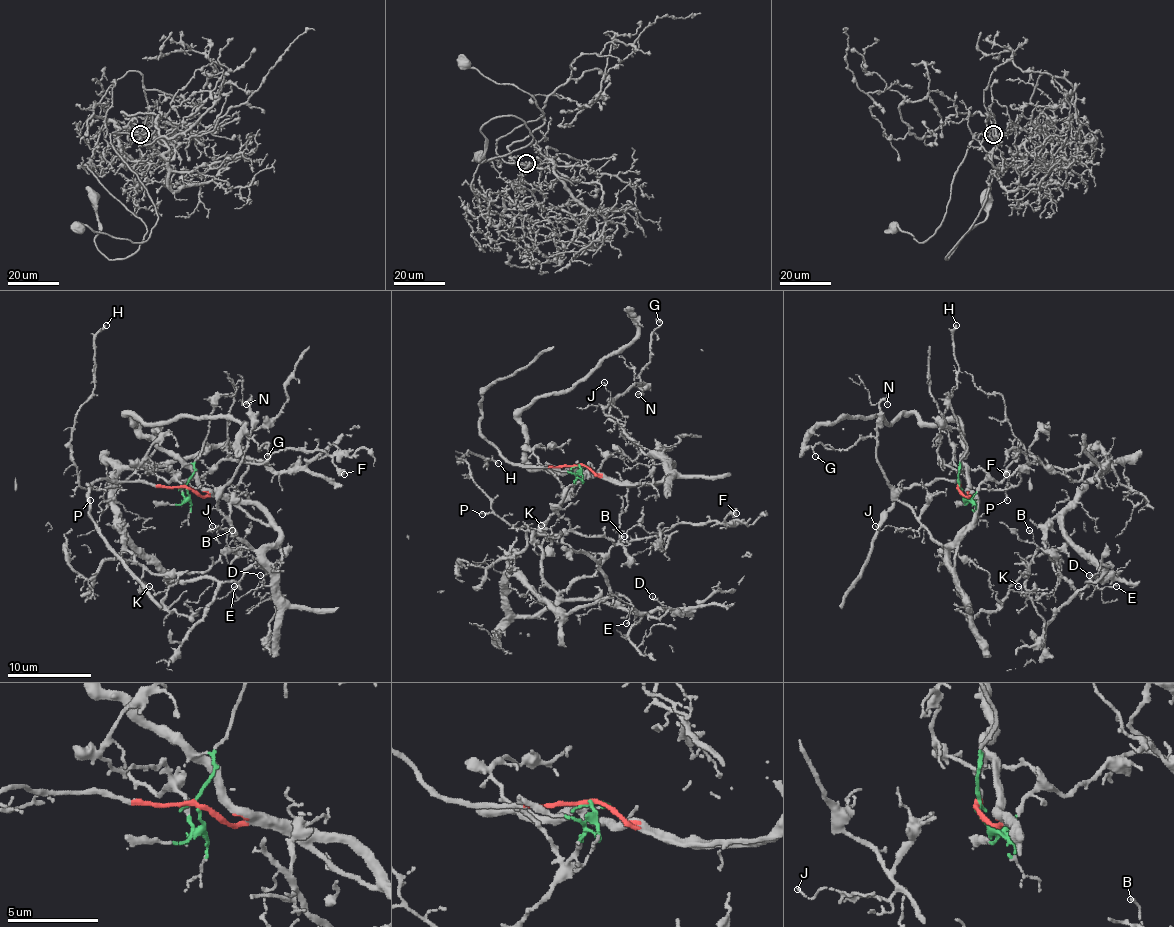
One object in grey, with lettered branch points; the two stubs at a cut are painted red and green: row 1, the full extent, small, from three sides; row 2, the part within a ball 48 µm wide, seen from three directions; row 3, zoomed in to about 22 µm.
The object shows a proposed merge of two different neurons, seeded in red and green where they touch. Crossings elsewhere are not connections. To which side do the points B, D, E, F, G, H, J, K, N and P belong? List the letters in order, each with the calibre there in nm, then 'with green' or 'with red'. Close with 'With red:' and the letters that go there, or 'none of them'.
B: 140 nm thick; with green
D: 140 nm thick; with green
E: 120 nm thick; with green
F: 550 nm thick; with green
G: 100 nm thick; with red
H: 140 nm thick; with green
J: 90 nm thick; with red
K: 80 nm thick; with green
N: 120 nm thick; with red
P: 100 nm thick; with green
With red: G, J, N

